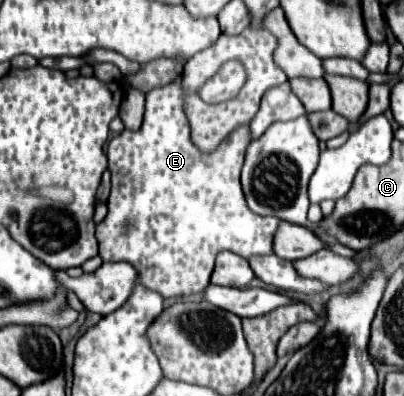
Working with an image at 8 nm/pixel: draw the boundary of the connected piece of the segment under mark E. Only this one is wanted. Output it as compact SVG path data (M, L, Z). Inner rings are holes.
M180 78L164 88L146 94L146 112L140 132L124 130L108 144L108 168L112 172L112 192L108 198L108 214L96 226L100 256L104 262L130 262L138 272L142 286L170 296L200 294L210 284L214 260L218 252L230 250L242 258L274 254L274 232L280 220L274 216L254 214L244 200L240 186L240 170L246 146L250 144L248 126L236 128L228 142L224 140L212 154L202 154L190 140L190 126L182 110Z

